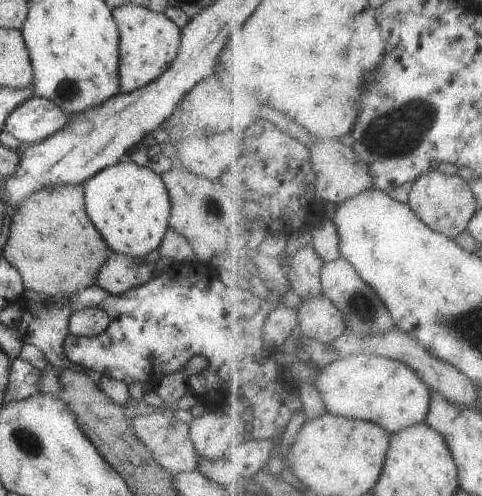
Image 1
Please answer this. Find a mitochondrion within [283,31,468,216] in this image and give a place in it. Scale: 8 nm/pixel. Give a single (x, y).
(397, 131)

